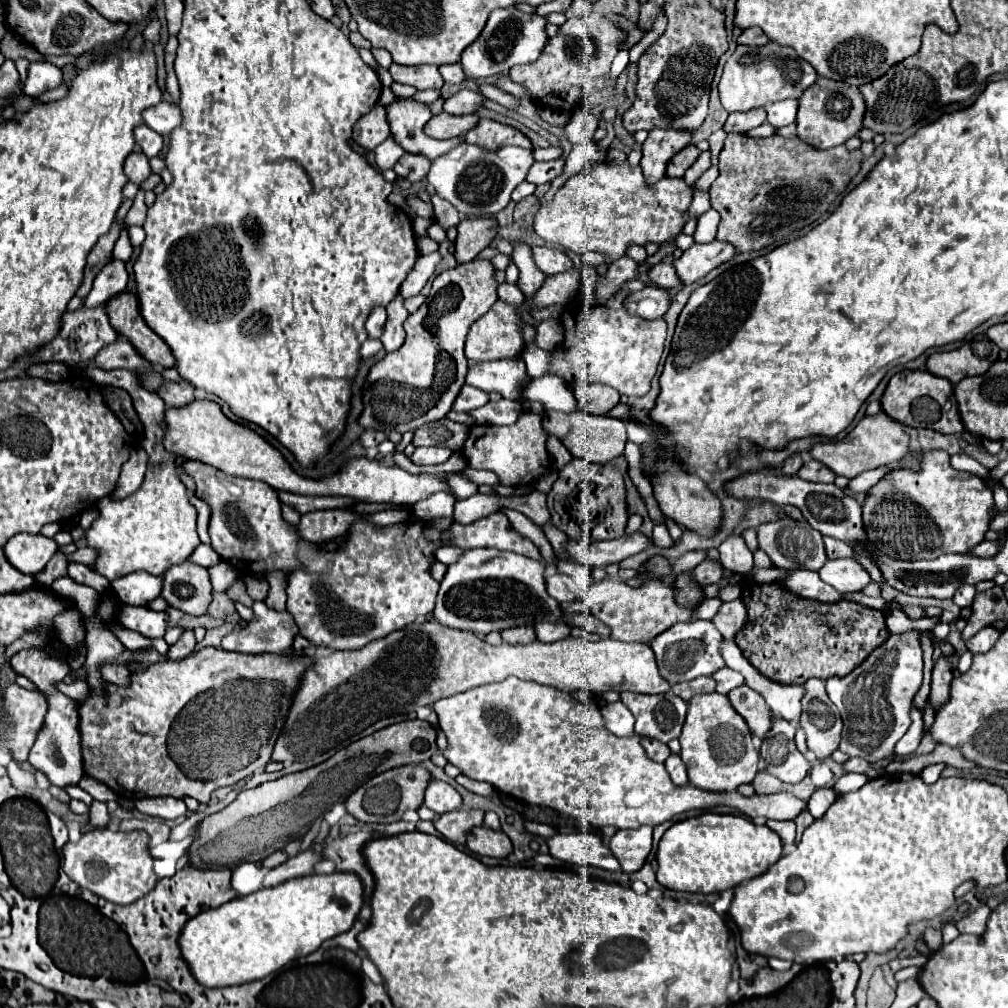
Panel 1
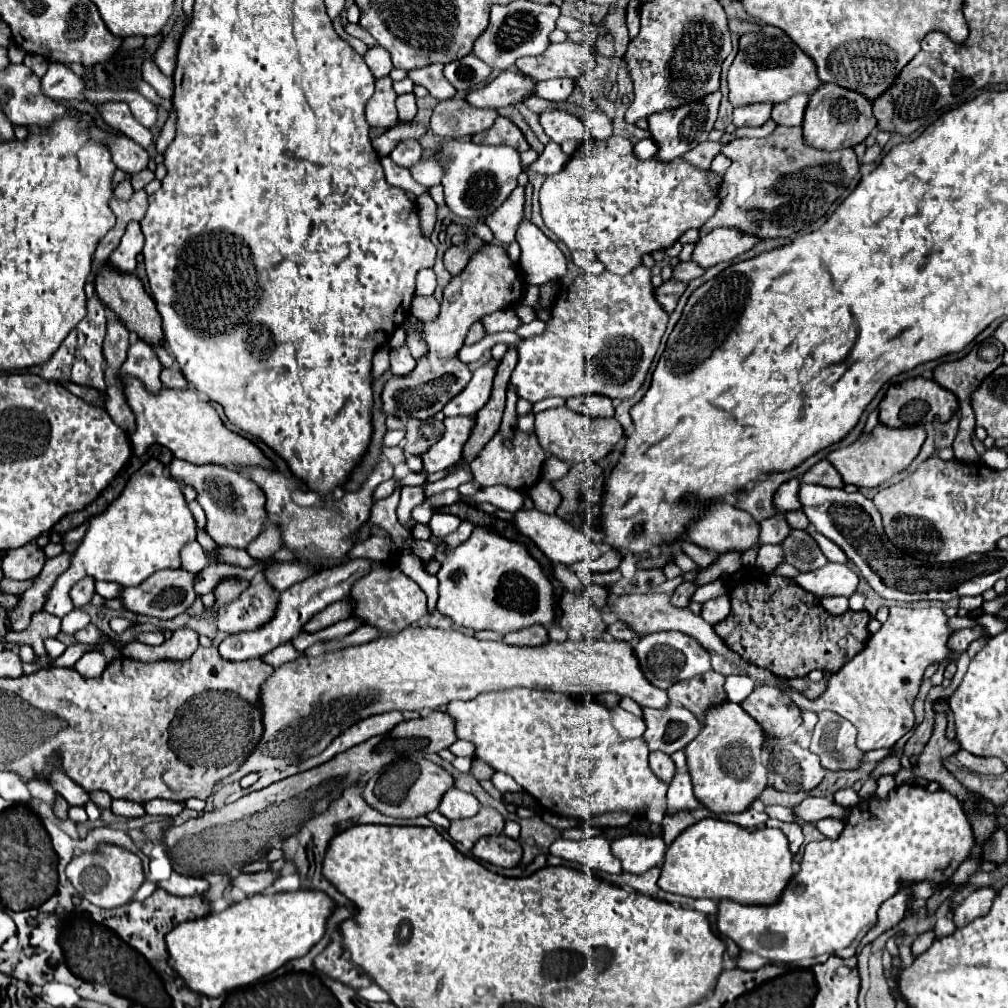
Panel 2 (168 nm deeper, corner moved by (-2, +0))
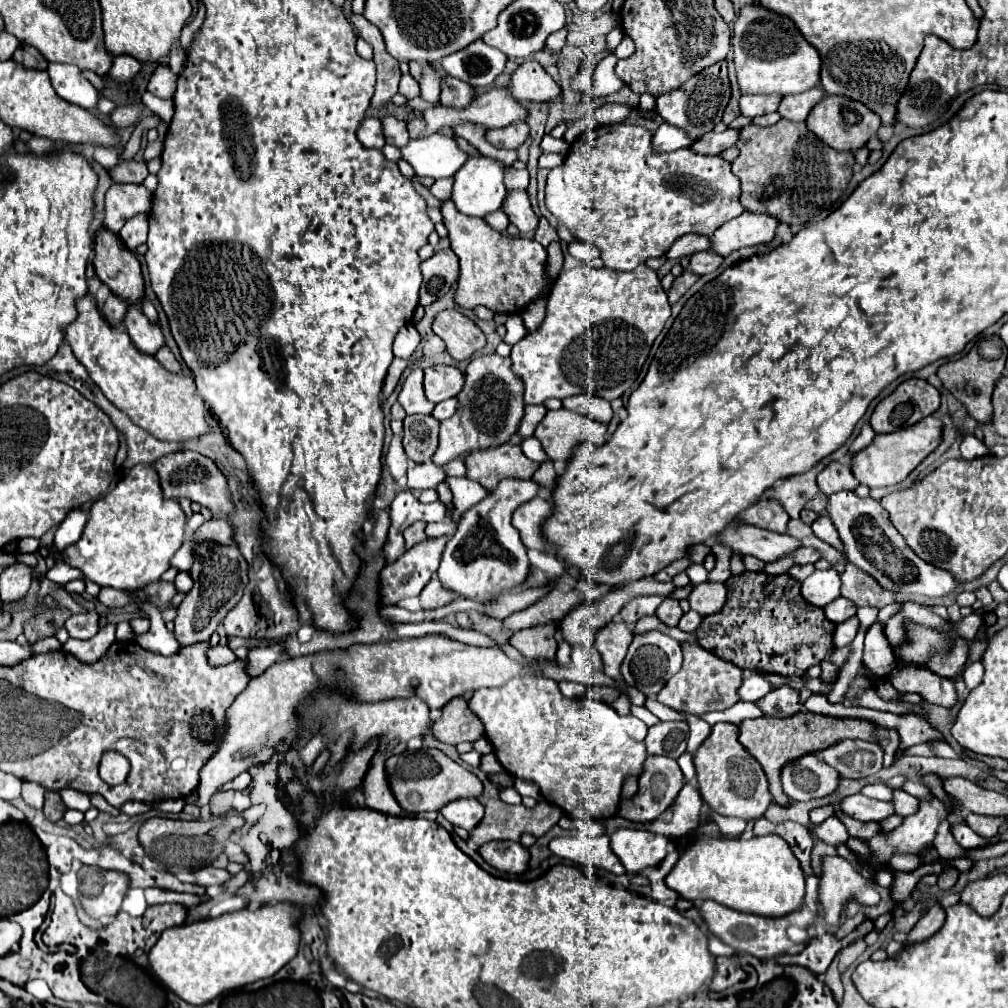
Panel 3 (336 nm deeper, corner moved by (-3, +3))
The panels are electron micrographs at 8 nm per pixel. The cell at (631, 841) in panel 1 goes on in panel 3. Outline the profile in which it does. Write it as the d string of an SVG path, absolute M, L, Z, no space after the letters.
M620 828L610 834L610 848L630 874L660 864L666 856L666 846L668 840L662 834L646 830Z

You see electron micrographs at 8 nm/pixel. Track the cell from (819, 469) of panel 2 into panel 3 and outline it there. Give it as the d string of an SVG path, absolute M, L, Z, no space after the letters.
M830 462L818 474L818 486L824 494L834 494L840 490L854 490L858 486L850 464L846 462Z

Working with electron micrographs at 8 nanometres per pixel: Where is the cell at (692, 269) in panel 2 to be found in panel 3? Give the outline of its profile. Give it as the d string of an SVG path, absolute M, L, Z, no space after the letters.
M706 250L706 252L696 252L696 254L692 254L690 256L690 270L692 272L696 272L696 274L710 274L710 272L714 272L720 264L722 264L722 256L720 254L716 254L714 250Z

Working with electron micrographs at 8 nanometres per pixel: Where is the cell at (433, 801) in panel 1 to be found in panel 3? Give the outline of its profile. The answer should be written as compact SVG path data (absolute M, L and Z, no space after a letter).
M476 798L454 800L448 806L444 806L440 812L452 826L460 826L468 832L474 830L476 824L480 824L480 820L484 818L484 806Z

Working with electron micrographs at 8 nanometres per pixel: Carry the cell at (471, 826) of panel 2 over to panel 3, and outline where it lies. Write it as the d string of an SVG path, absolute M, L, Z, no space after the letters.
M490 798L486 802L486 814L484 814L484 820L470 832L470 842L476 844L476 846L482 846L486 842L492 842L492 840L514 840L518 842L522 834L532 834L536 838L544 836L558 820L562 818L562 810L558 806L552 806L548 800L540 798L538 804L534 808L526 808L524 804L506 804L498 798Z

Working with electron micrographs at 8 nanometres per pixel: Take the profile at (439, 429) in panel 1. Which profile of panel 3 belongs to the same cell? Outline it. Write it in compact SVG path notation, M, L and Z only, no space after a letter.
M416 414L416 416L406 416L404 418L404 452L406 456L416 462L428 462L432 460L436 446L438 446L438 426L440 422L432 416Z

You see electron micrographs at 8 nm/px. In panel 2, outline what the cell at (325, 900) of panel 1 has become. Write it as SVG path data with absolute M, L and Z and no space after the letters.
M317 889L271 895L257 893L221 913L179 923L165 941L175 961L175 971L185 979L189 989L203 995L221 995L251 985L287 961L307 955L325 935L331 909L337 909L337 903Z

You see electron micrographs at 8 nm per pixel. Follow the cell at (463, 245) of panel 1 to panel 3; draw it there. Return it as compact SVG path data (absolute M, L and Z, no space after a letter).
M440 250L420 264L422 288L420 306L428 306L442 298L458 280L458 256L452 250Z

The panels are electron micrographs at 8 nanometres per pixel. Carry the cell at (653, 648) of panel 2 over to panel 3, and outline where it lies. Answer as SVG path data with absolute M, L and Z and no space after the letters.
M650 630L634 636L628 654L622 662L622 676L628 686L638 688L644 696L656 696L662 690L662 686L668 682L668 678L680 670L680 666L682 666L680 644L658 630Z

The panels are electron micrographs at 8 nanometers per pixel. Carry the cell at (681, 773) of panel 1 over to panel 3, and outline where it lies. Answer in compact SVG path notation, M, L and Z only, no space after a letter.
M688 782L680 790L676 802L664 814L660 814L660 818L656 818L650 824L642 824L640 828L664 834L668 840L678 840L700 826L700 808L702 808L702 798L698 790Z

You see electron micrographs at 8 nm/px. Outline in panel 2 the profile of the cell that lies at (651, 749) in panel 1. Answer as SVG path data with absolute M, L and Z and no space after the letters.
M651 753L649 755L649 765L651 765L651 769L653 769L653 773L659 777L659 779L663 779L663 781L671 781L671 777L673 777L673 773L675 773L675 765L673 765L673 761L671 761L671 757L667 755L667 753Z

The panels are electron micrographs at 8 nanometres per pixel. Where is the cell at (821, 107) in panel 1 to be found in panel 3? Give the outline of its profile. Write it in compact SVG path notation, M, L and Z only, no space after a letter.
M824 96L814 108L812 114L806 120L808 128L828 146L834 150L844 150L844 152L856 152L858 148L866 146L866 142L876 136L876 130L880 128L880 118L878 114L872 114L862 102L850 100L846 96Z

